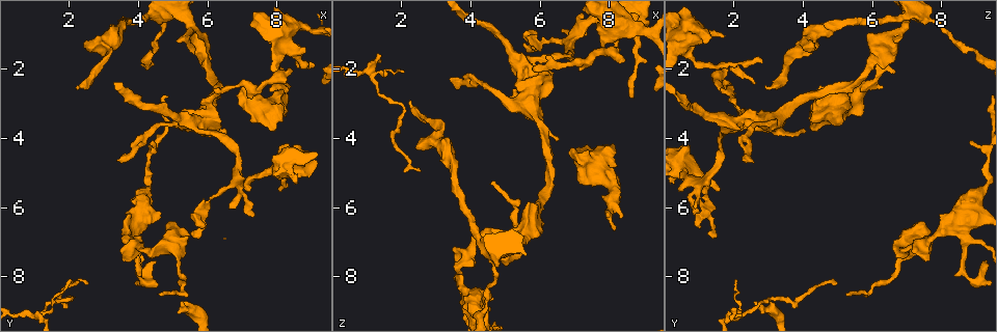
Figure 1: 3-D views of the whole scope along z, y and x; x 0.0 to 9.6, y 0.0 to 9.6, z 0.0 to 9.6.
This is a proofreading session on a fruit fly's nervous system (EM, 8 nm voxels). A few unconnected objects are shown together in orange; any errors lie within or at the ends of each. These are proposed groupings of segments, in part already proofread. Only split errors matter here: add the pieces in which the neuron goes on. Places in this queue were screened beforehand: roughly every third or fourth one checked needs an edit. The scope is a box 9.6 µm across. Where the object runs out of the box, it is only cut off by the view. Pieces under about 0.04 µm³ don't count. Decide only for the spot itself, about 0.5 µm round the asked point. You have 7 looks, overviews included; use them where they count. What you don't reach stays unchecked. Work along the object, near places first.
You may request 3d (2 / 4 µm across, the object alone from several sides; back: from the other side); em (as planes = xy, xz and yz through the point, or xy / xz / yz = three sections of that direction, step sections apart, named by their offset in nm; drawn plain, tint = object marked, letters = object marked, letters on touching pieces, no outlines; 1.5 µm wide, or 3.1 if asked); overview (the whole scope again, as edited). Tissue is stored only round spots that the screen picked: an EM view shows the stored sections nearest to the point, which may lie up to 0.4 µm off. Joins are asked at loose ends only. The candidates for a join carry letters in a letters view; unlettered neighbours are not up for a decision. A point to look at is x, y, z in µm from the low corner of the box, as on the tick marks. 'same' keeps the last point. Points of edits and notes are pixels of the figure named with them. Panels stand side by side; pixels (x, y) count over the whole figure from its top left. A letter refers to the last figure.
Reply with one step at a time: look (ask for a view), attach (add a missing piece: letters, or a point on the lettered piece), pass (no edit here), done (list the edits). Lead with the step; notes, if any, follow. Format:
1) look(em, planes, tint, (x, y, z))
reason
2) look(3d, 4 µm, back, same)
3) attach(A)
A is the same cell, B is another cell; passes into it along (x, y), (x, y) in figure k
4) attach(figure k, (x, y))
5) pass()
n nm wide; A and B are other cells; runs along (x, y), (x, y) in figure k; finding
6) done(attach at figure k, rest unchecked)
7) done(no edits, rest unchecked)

look(3d, 2 µm, (4.60, 8.55, 5.25))
thin end

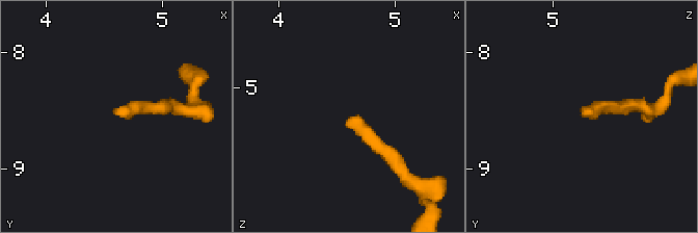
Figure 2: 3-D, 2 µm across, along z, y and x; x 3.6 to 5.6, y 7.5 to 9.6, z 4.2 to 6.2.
look(em, planes, letters, (4.58, 8.52, 5.28))

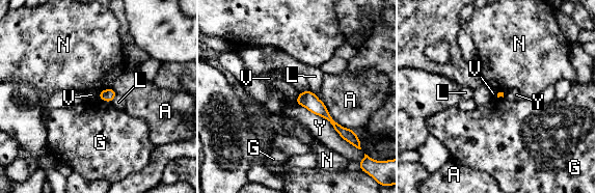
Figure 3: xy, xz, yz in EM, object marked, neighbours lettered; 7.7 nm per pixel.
pass()
Y touches over 550 nm; A, G, L, N, V and Y are other cells; none of them fits

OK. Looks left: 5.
look(em, planes, letters, (2.20, 2.45, 2.85))
free end

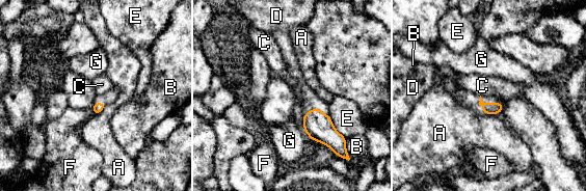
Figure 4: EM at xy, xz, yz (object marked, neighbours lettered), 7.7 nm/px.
attach(D)
D is the same cell, A, B, C, E, F and G are other cells; passes into it along (488, 108), (489, 103), (486, 99) in figure 4; the neuron continues

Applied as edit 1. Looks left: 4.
look(3d, 4 µm, (7.80, 1.20, 1.20))
an open end

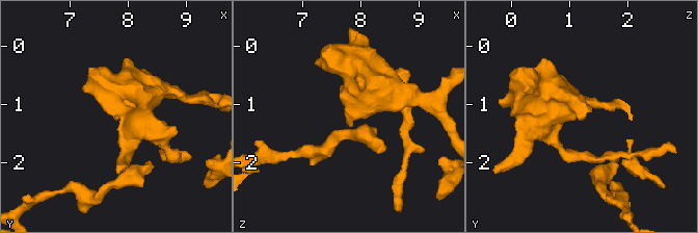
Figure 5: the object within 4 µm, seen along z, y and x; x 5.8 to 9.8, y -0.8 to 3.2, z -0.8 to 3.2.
look(em, planes, plain, (7.80, 1.25, 1.20))

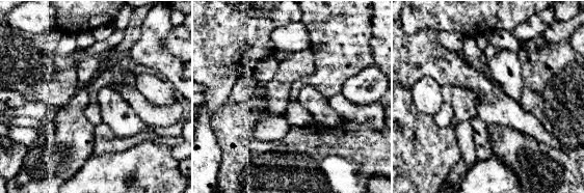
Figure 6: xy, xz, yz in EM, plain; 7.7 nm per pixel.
look(em, planes, letters, same)

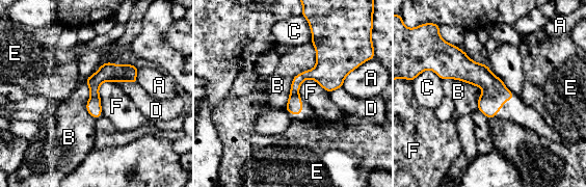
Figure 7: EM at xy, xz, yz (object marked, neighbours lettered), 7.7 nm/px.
pass()
A, B, C, D, E and F are other cells; none of them fits

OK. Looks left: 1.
done(attach at figure 4, rest unchecked)

